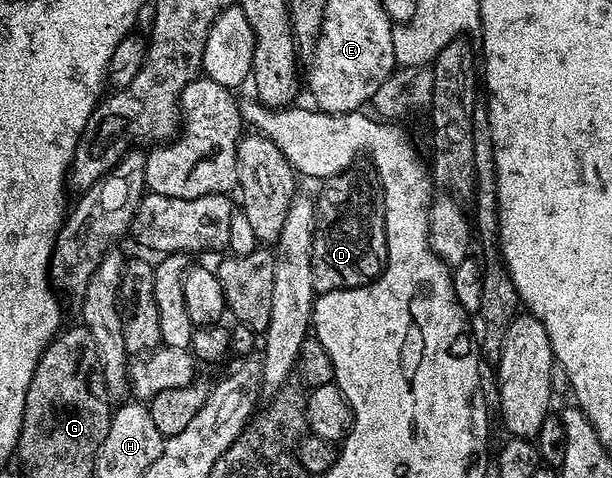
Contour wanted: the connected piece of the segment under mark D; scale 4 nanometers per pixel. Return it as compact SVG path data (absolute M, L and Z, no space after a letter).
M351 166L338 173L337 176L329 177L322 188L322 193L316 196L316 211L314 213L314 241L312 242L312 286L315 293L331 292L332 290L344 290L345 288L359 288L362 284L368 284L381 274L386 263L386 207L382 205L382 190L377 176L369 167L358 168Z

